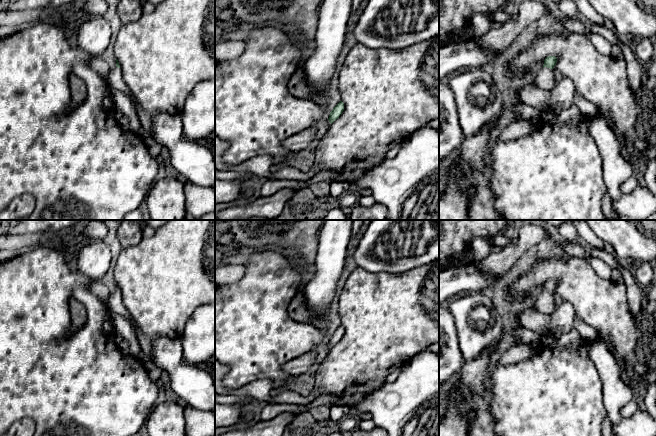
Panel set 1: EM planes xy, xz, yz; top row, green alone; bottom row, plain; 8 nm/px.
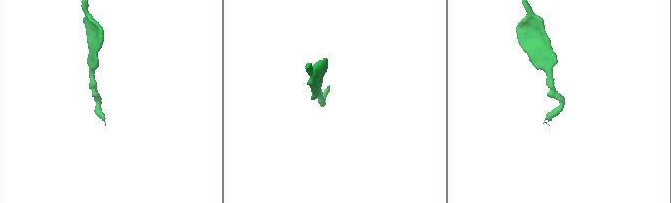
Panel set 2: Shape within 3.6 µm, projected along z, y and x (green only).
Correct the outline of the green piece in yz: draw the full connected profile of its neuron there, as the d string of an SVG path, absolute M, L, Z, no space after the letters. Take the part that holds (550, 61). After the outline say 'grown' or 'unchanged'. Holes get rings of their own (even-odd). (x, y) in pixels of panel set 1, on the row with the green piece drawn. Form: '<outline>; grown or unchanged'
M548 56L544 60L543 68L534 78L533 83L540 89L545 91L551 91L556 82L557 82L557 75L552 70L556 65L557 58L555 56Z; grown

